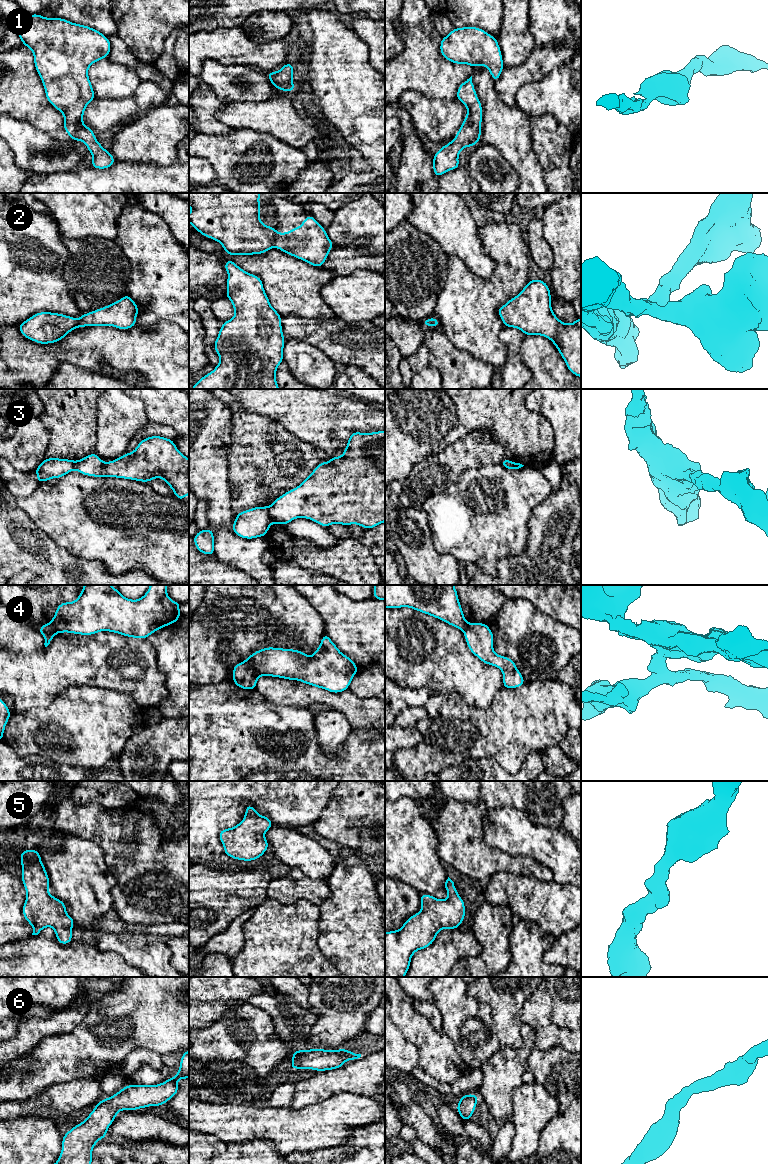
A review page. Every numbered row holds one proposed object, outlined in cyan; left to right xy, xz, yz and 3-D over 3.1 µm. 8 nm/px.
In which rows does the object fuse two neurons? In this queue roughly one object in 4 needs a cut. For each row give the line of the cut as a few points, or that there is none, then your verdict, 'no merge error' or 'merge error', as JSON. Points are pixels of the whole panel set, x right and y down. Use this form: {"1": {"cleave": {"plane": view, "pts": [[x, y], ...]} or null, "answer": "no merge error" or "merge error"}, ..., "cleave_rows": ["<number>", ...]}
{"1": {"cleave": null, "answer": "no merge error"}, "2": {"cleave": {"plane": "xz", "pts": [[279, 234], [274, 246]]}, "answer": "merge error"}, "3": {"cleave": {"plane": "xz", "pts": [[267, 507], [268, 514], [273, 521]]}, "answer": "merge error"}, "4": {"cleave": {"plane": "xz", "pts": [[243, 662], [251, 666], [259, 675]]}, "answer": "merge error"}, "5": {"cleave": null, "answer": "no merge error"}, "6": {"cleave": null, "answer": "no merge error"}, "cleave_rows": ["2", "3", "4"]}

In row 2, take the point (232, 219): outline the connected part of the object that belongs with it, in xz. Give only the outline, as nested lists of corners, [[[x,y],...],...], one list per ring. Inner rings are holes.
[[[189,193],[189,223],[203,236],[218,241],[227,255],[263,254],[275,247],[279,232],[260,221],[261,193]]]

